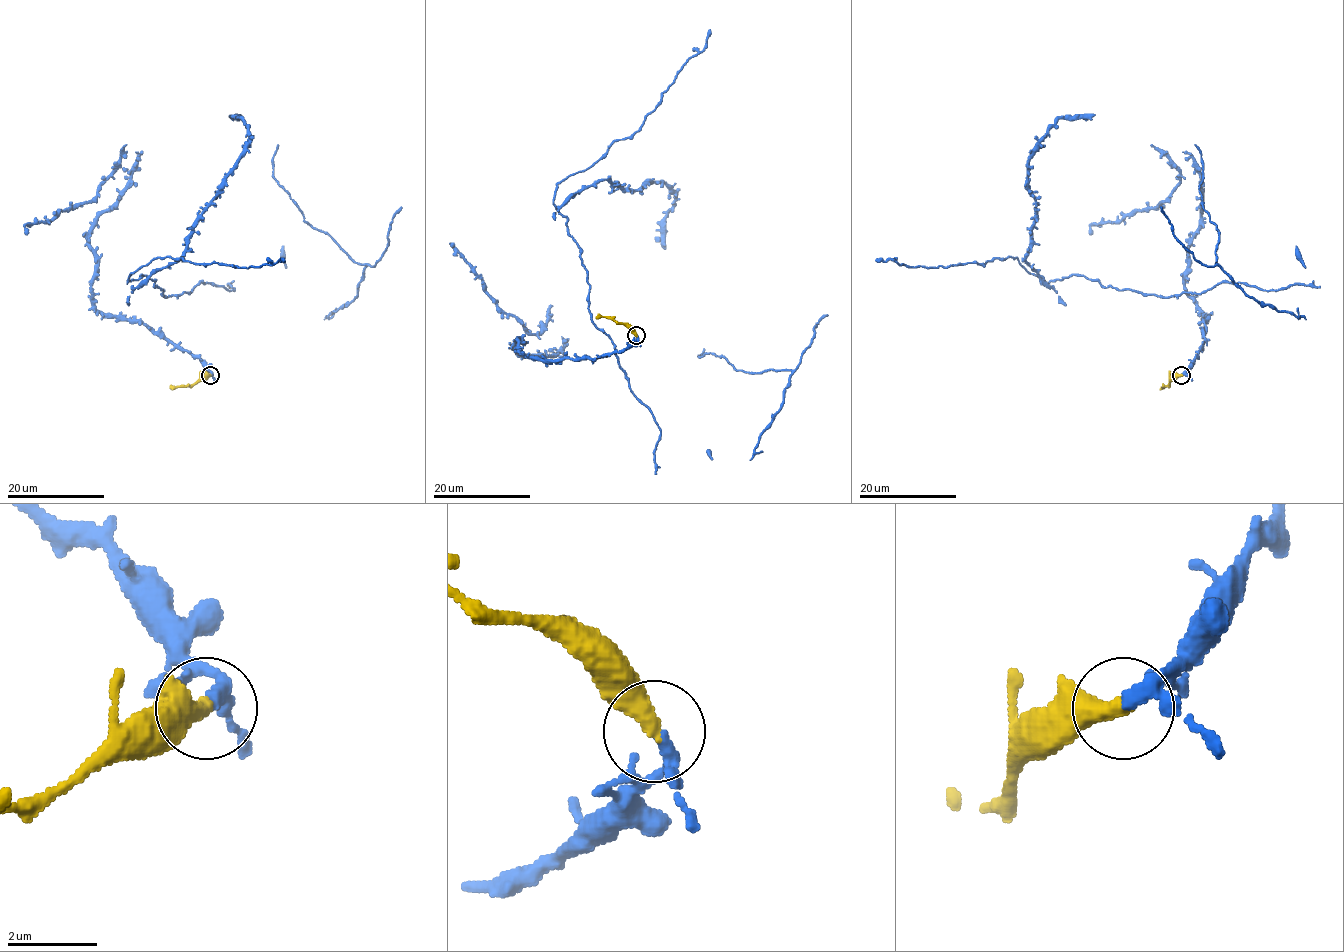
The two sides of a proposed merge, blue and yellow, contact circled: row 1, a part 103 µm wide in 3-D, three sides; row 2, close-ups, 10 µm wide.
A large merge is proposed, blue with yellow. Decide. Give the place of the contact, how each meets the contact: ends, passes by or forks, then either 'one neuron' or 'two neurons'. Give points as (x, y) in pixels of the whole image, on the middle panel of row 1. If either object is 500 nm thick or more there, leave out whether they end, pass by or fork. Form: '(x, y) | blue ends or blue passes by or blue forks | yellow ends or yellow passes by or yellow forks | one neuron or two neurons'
(636, 335) | blue passes by | yellow ends | one neuron

